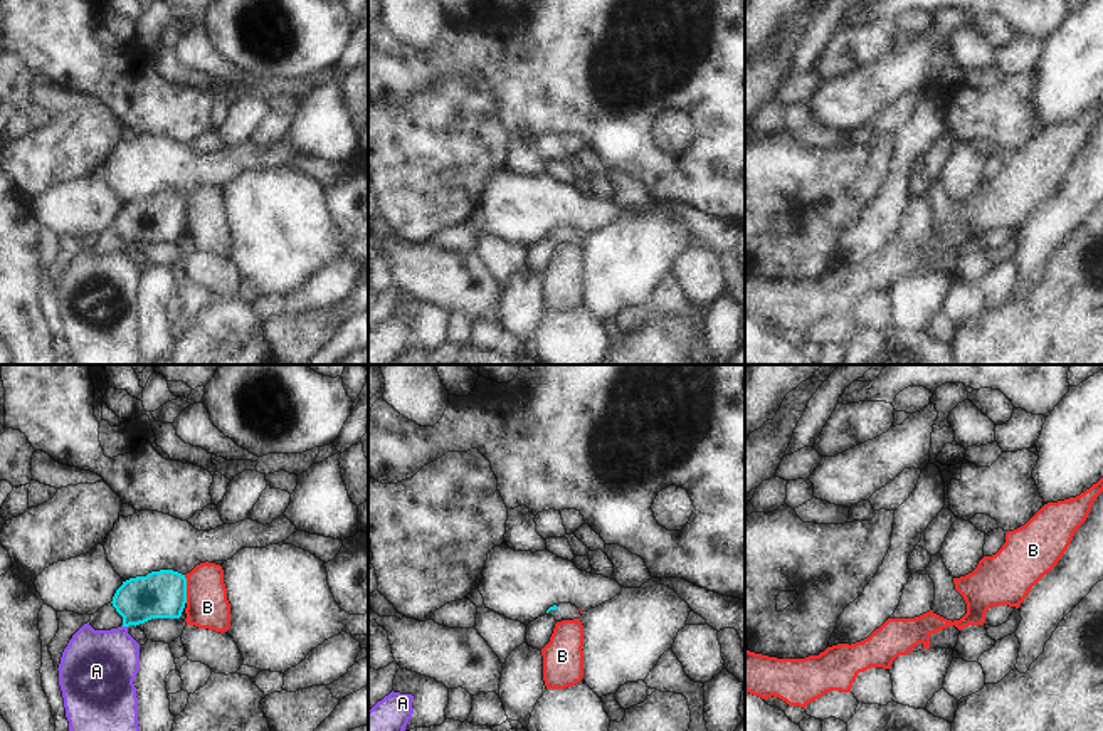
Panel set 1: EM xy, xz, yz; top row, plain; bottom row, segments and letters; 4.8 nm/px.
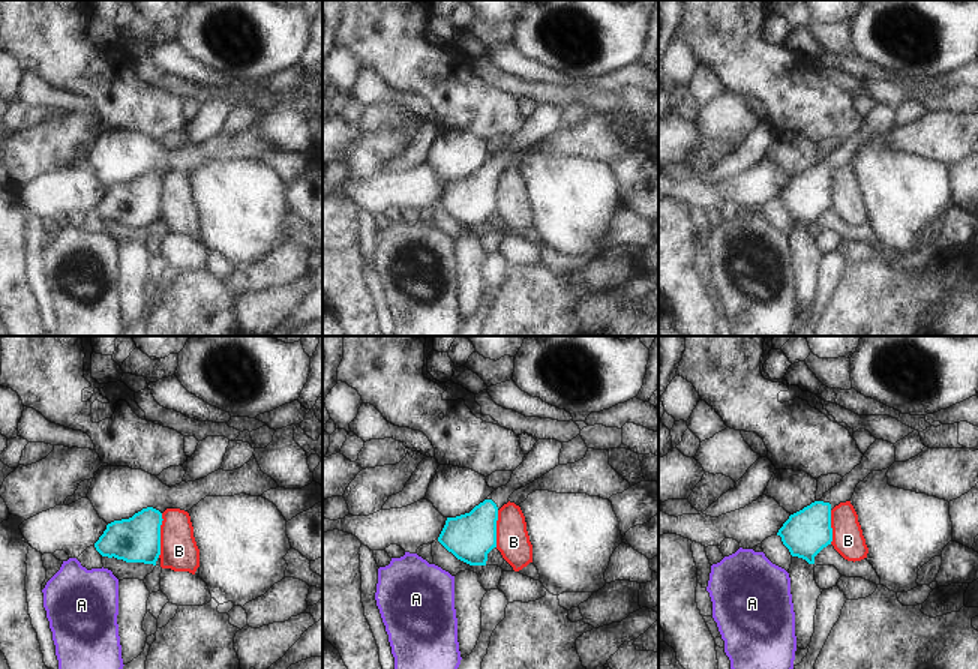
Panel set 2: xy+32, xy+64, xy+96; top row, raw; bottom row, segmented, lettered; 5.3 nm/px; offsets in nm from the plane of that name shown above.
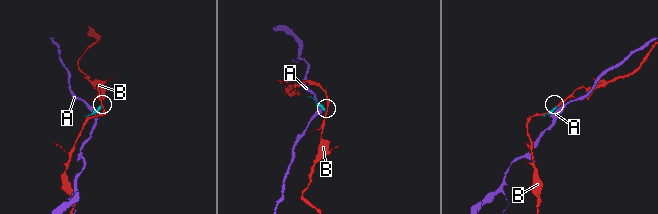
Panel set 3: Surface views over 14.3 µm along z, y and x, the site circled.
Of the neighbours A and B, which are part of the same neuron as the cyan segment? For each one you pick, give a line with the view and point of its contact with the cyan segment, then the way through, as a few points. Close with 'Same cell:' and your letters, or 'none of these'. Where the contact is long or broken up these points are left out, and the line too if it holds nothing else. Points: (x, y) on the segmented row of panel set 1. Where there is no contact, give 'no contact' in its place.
Same cell: none of these

